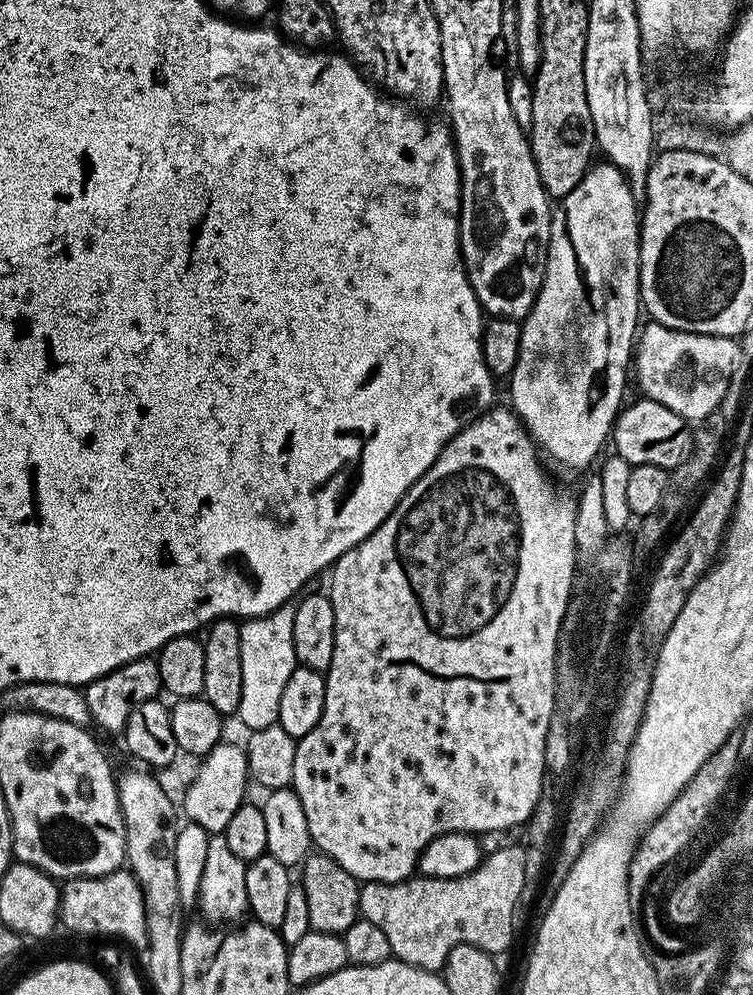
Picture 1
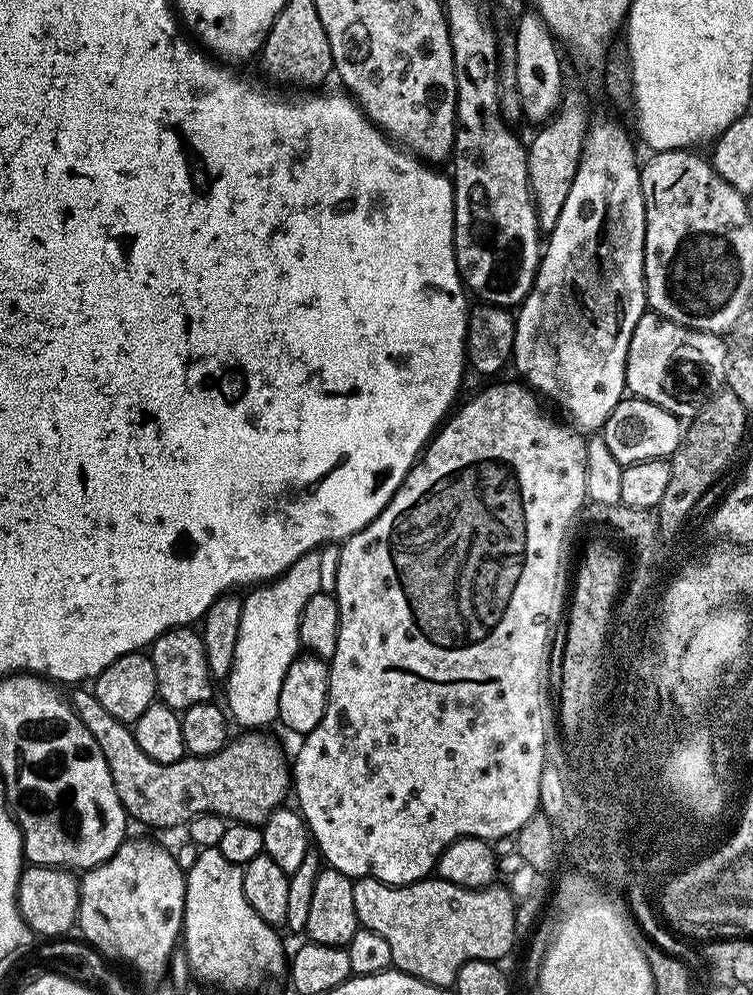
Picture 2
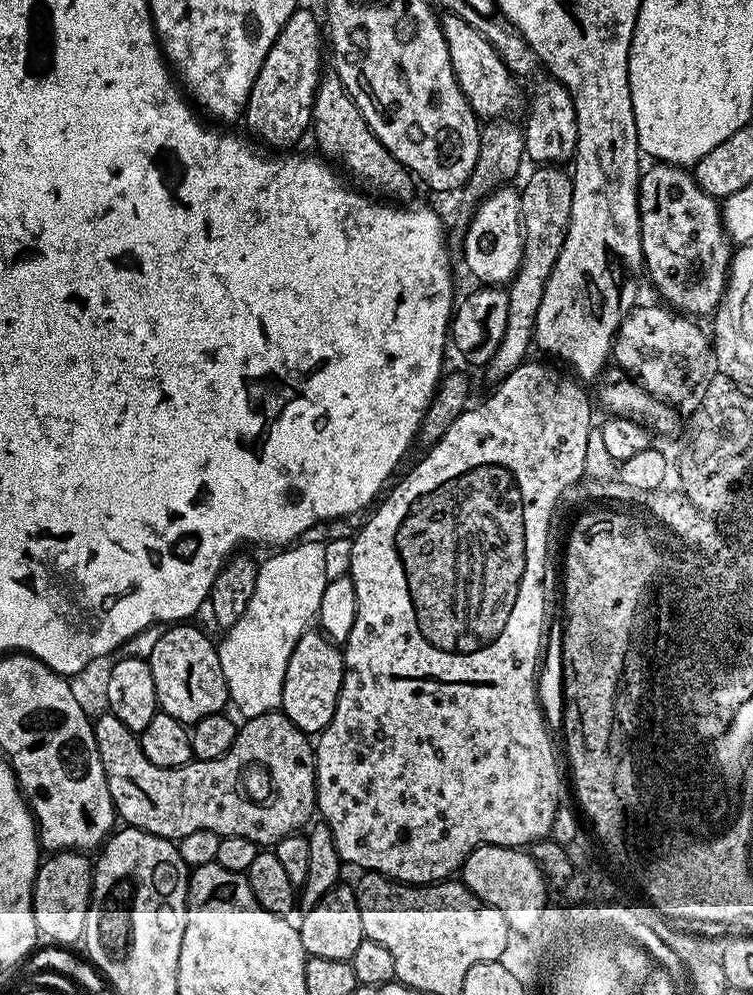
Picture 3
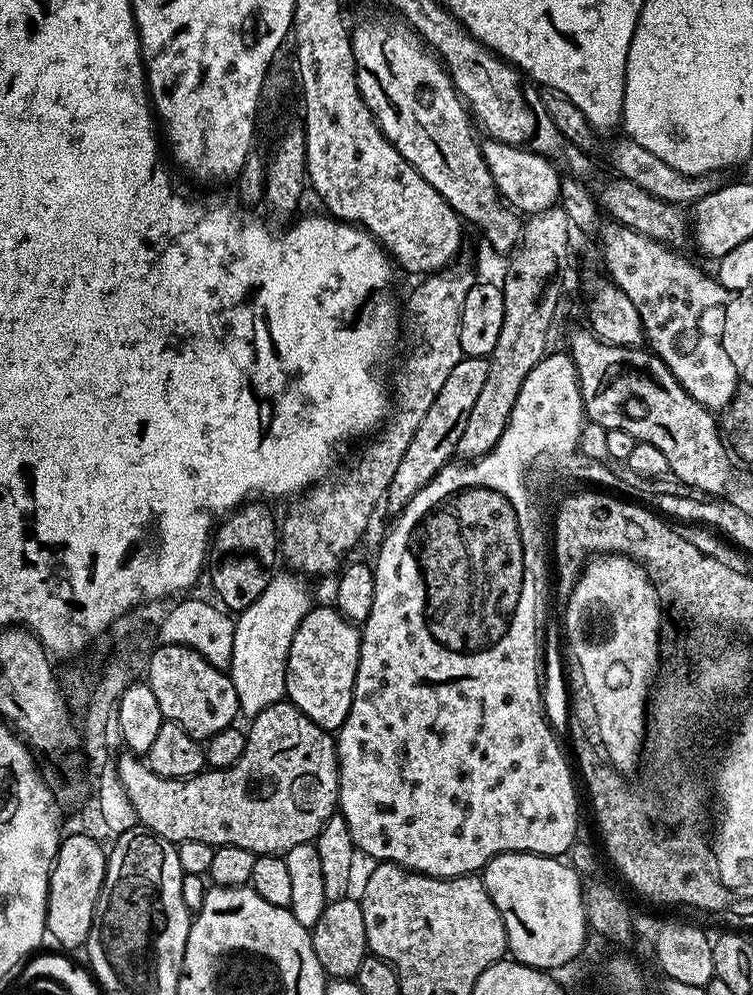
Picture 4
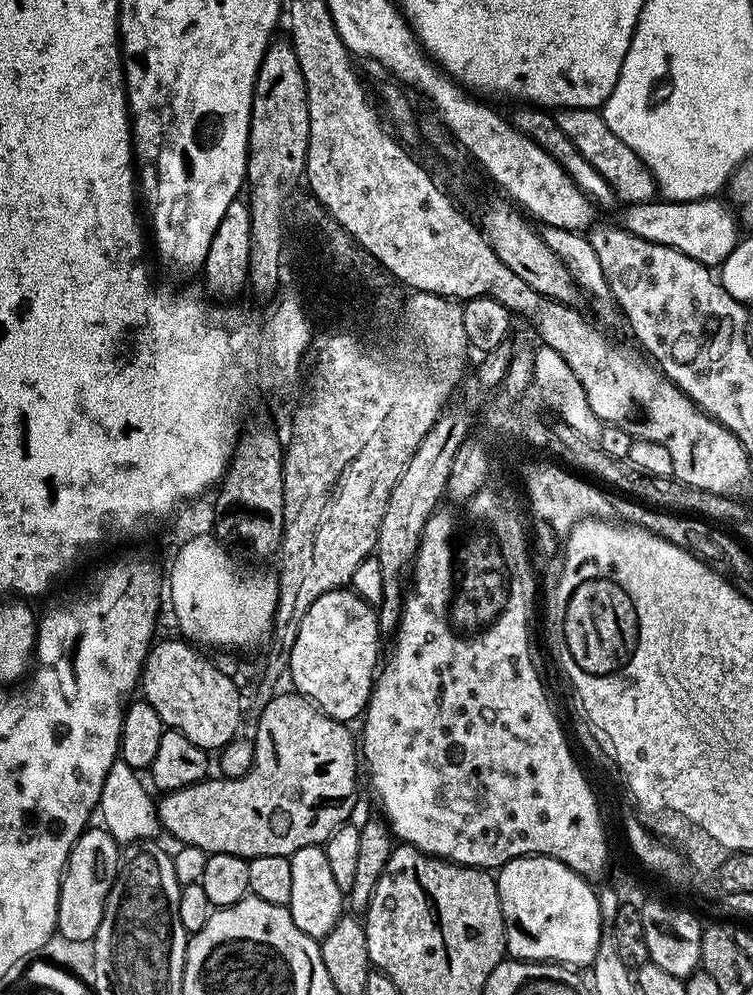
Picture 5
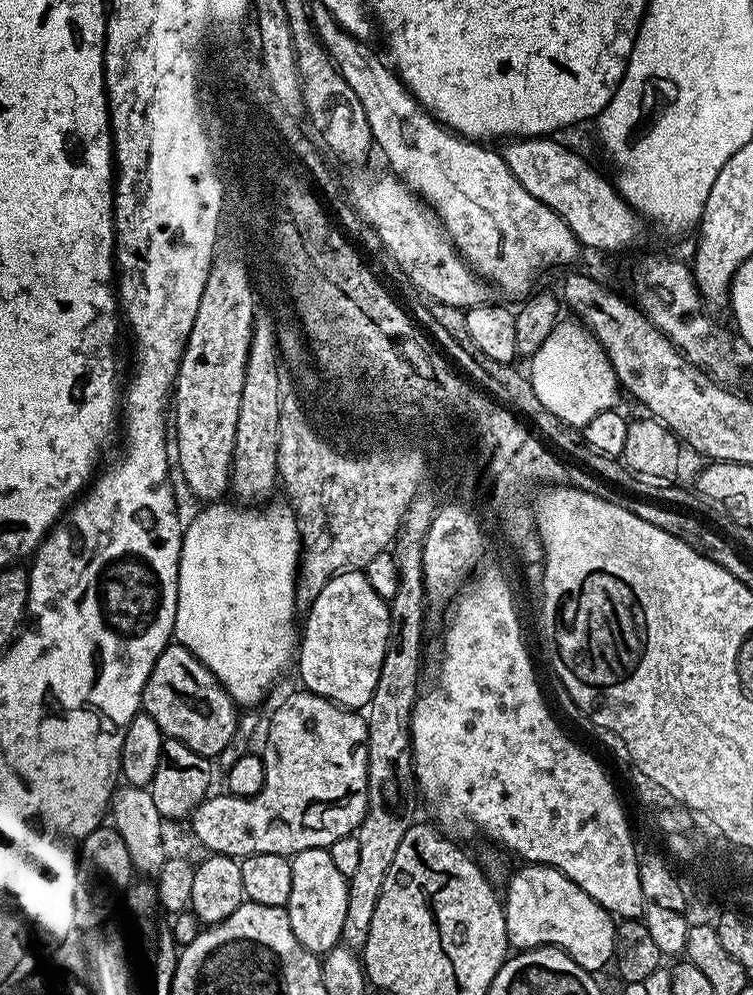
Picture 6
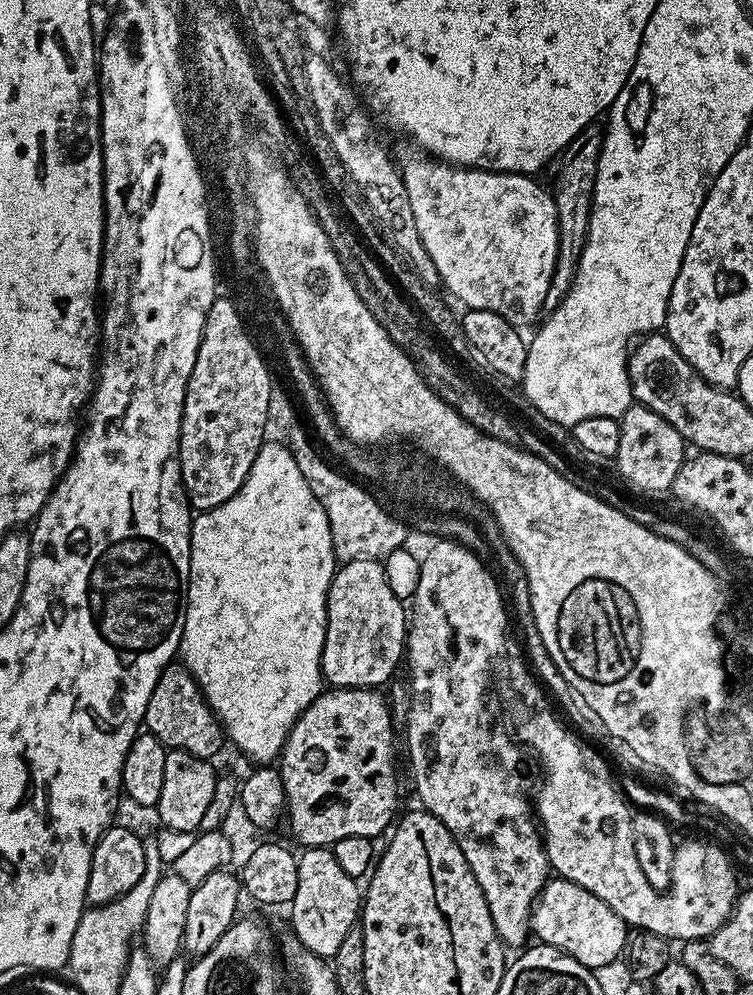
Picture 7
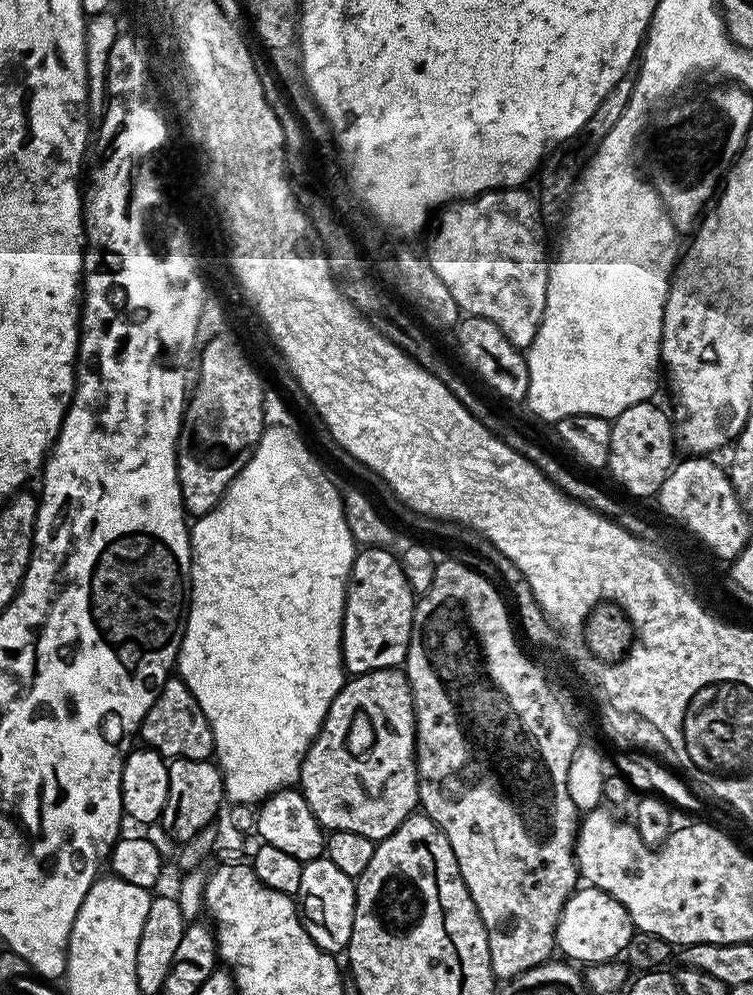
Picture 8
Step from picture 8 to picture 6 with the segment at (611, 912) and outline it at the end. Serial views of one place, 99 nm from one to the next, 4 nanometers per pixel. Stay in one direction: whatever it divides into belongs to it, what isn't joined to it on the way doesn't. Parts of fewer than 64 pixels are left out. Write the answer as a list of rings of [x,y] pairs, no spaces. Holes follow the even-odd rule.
[[[528,864],[527,866],[520,866],[516,873],[512,877],[509,875],[508,880],[508,893],[503,893],[502,903],[504,905],[504,917],[506,918],[506,930],[508,931],[508,943],[513,949],[516,950],[527,950],[530,948],[543,948],[545,946],[549,948],[560,948],[567,954],[571,960],[578,962],[578,966],[585,968],[587,972],[593,974],[599,973],[599,968],[604,968],[613,963],[615,957],[615,940],[616,940],[616,927],[614,923],[614,917],[612,913],[606,911],[604,907],[598,902],[594,902],[594,898],[590,898],[590,894],[586,894],[578,887],[573,880],[570,879],[566,874],[562,874],[556,868],[549,868],[546,864]]]

